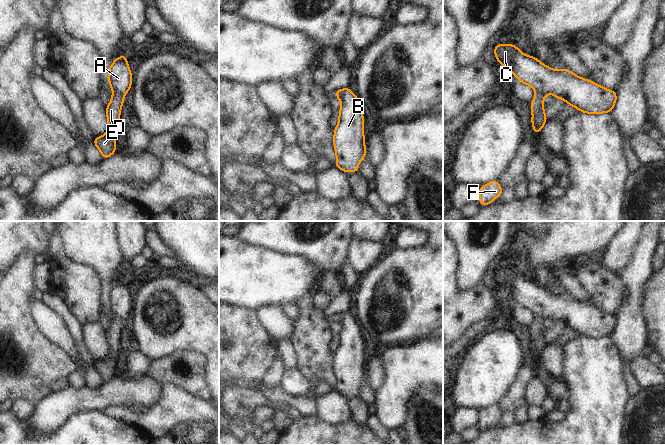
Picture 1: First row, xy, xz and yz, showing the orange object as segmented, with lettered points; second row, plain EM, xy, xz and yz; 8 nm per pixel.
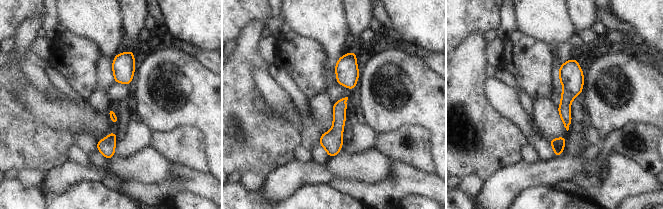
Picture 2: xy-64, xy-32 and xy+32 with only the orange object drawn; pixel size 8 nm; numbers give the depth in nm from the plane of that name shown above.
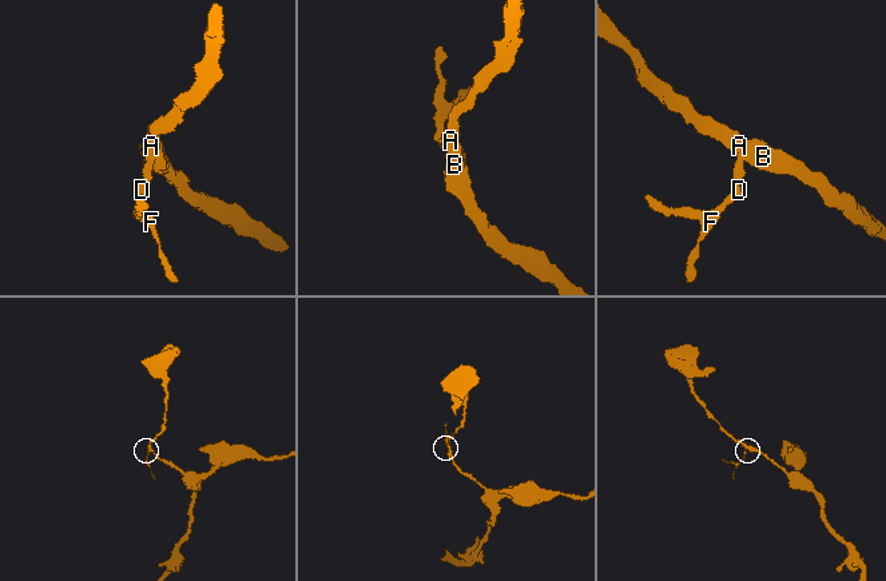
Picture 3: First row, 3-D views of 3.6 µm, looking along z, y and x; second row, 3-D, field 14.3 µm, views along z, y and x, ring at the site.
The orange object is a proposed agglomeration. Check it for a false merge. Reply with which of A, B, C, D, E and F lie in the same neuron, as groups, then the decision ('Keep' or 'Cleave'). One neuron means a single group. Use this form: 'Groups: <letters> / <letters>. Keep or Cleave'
Groups: A B C / D E F. Cleave

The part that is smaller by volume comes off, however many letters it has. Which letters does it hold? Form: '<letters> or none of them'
D, E, F

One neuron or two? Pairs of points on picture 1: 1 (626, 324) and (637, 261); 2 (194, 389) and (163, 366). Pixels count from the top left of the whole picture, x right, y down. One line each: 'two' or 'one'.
1: one
2: one

